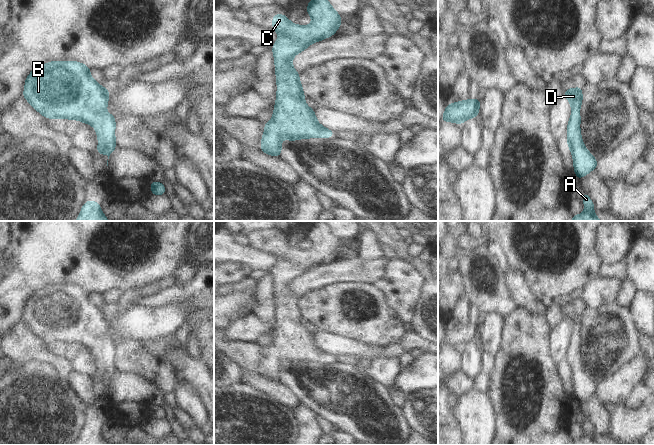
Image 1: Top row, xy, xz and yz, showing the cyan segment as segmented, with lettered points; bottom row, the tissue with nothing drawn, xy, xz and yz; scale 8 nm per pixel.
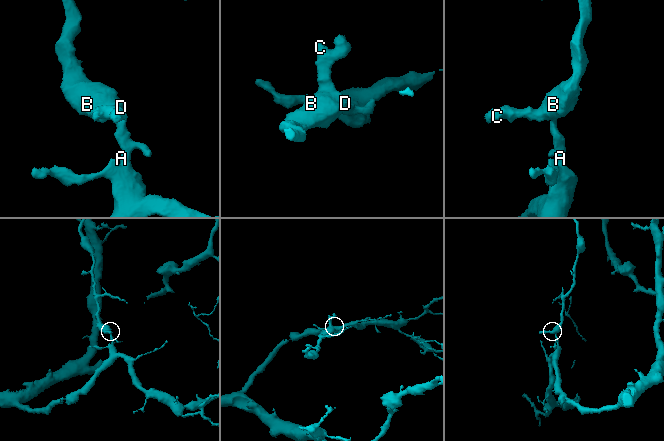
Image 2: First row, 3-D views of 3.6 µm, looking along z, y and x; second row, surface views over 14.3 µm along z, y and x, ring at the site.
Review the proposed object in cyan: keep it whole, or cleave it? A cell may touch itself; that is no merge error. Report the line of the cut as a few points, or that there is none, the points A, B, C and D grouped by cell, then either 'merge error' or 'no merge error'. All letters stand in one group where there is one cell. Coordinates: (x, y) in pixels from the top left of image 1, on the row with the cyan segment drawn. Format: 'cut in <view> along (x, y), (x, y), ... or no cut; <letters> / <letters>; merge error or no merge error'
no cut; A B C D; no merge error

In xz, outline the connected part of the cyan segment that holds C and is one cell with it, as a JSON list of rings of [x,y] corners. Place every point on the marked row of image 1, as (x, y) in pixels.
[[[310,0],[307,5],[307,14],[313,19],[313,23],[308,26],[294,25],[284,14],[273,15],[272,29],[279,34],[279,38],[271,48],[275,59],[277,99],[273,119],[264,123],[265,133],[262,136],[262,147],[259,150],[275,157],[281,155],[281,139],[283,137],[288,141],[294,141],[302,138],[331,138],[336,133],[320,125],[317,122],[314,109],[305,104],[305,95],[299,81],[300,75],[292,67],[292,58],[308,48],[311,43],[333,36],[342,24],[341,15],[333,9],[327,0]]]

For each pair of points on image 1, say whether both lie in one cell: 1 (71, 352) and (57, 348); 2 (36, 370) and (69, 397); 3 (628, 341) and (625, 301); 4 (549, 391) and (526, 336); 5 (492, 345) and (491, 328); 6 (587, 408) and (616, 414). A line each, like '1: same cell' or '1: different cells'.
1: same cell
2: same cell
3: different cells
4: same cell
5: same cell
6: different cells

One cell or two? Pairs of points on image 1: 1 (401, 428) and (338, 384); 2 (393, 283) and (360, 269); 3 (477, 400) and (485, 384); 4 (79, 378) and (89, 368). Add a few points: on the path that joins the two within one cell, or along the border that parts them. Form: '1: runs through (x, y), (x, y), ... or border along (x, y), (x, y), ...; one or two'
1: runs through (385, 413), (371, 400), (354, 399); one
2: border along (388, 259), (386, 273), (375, 283); two
3: border along (474, 388), (486, 393); two
4: border along (75, 370), (89, 375), (94, 380), (95, 394); two

